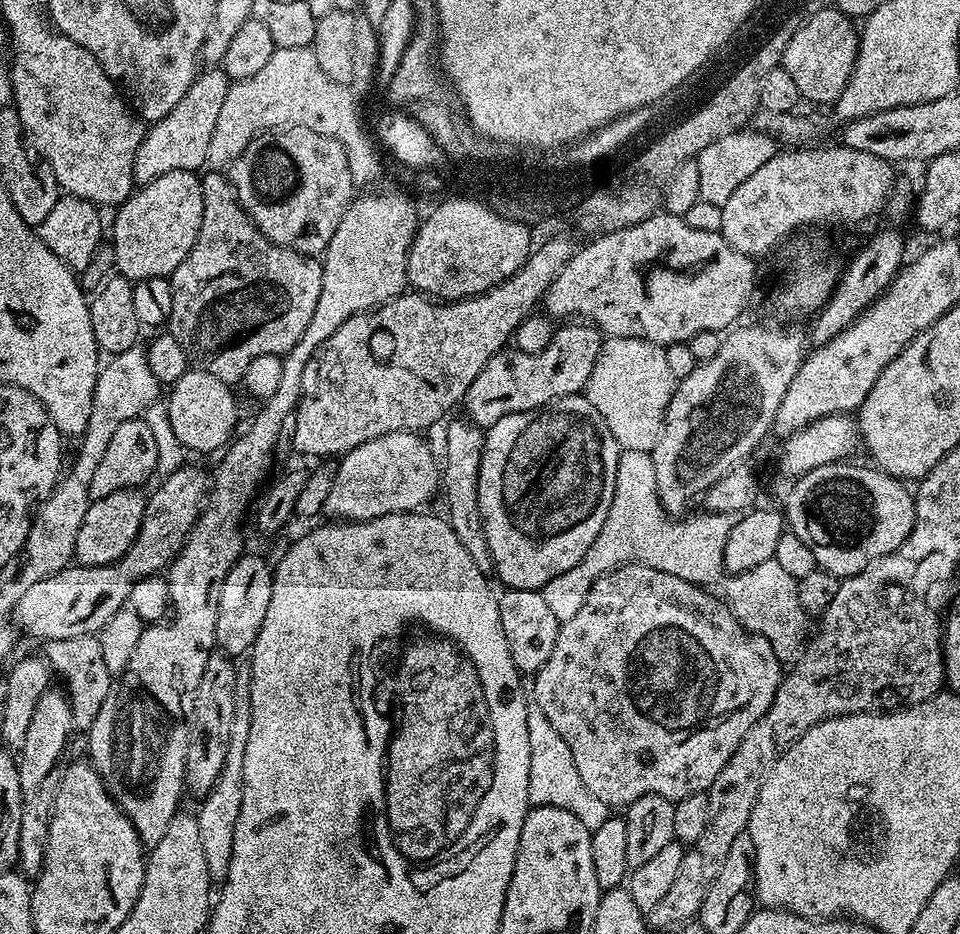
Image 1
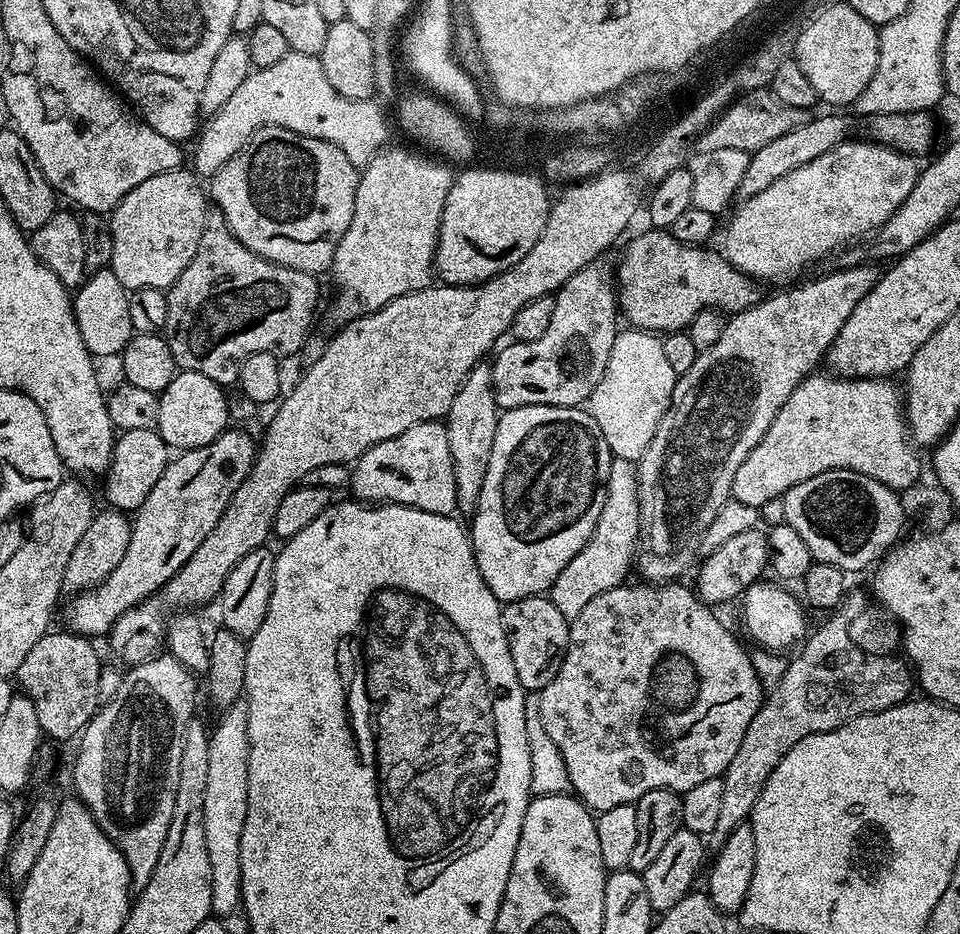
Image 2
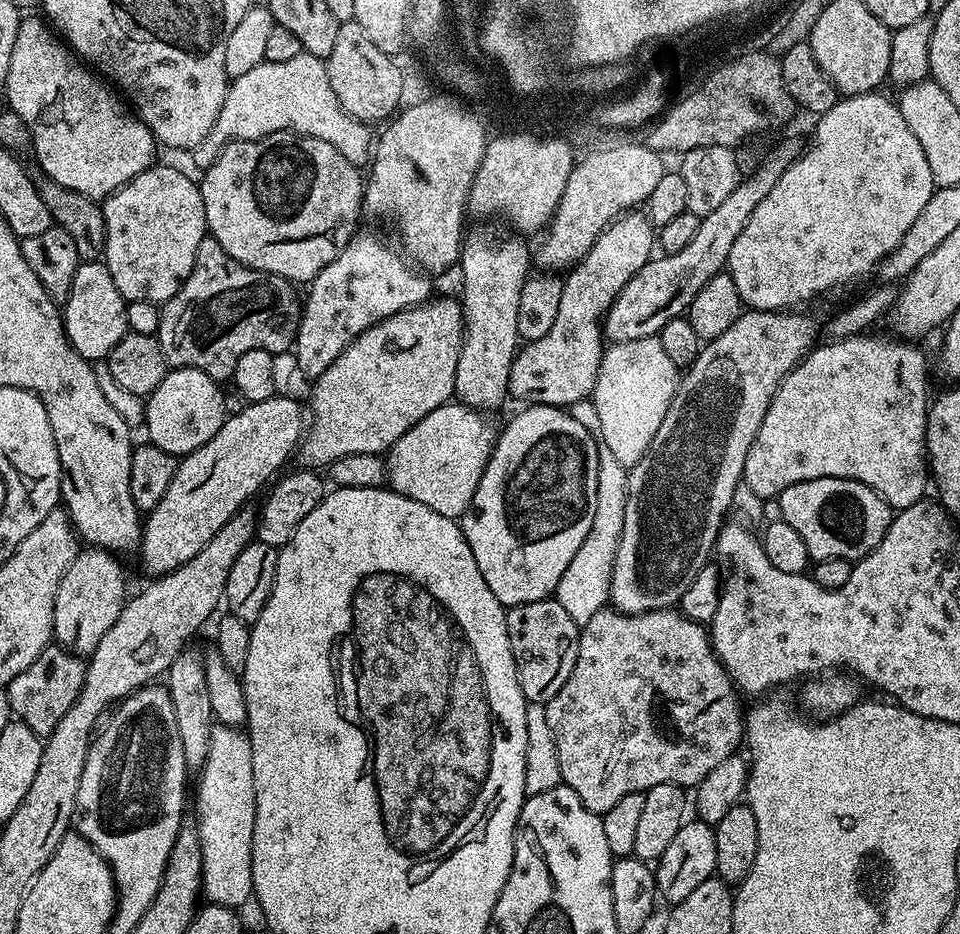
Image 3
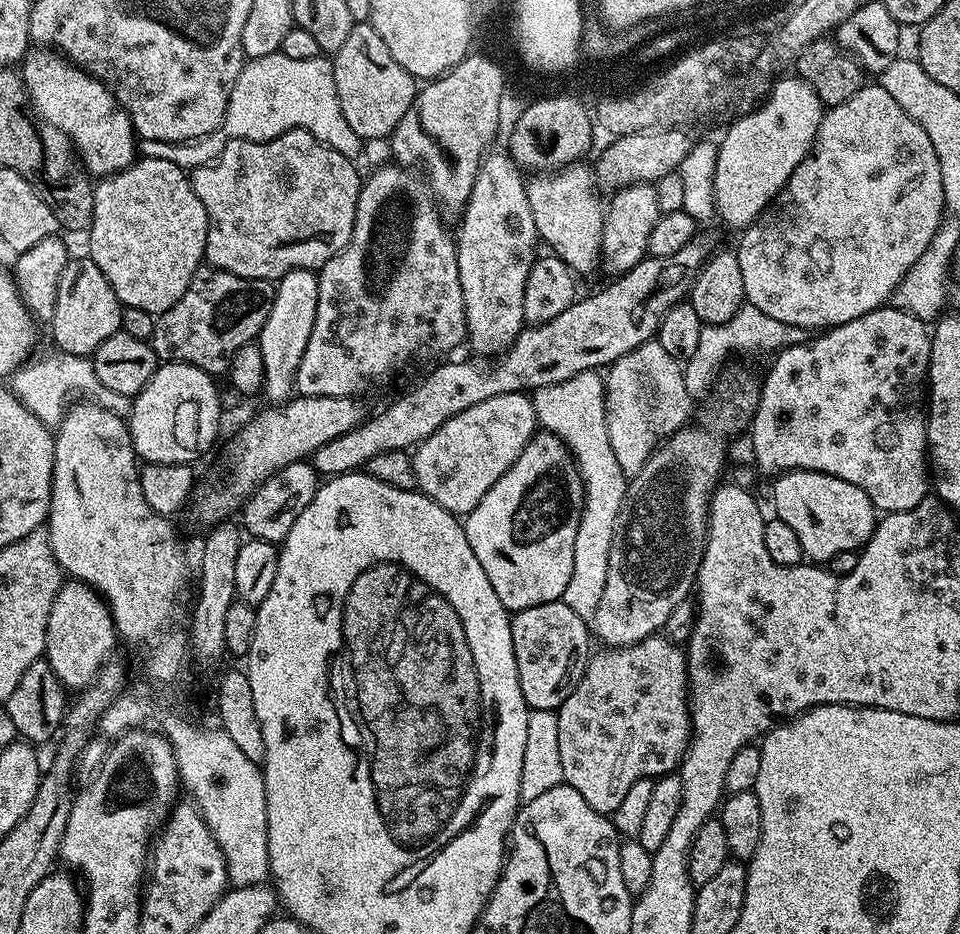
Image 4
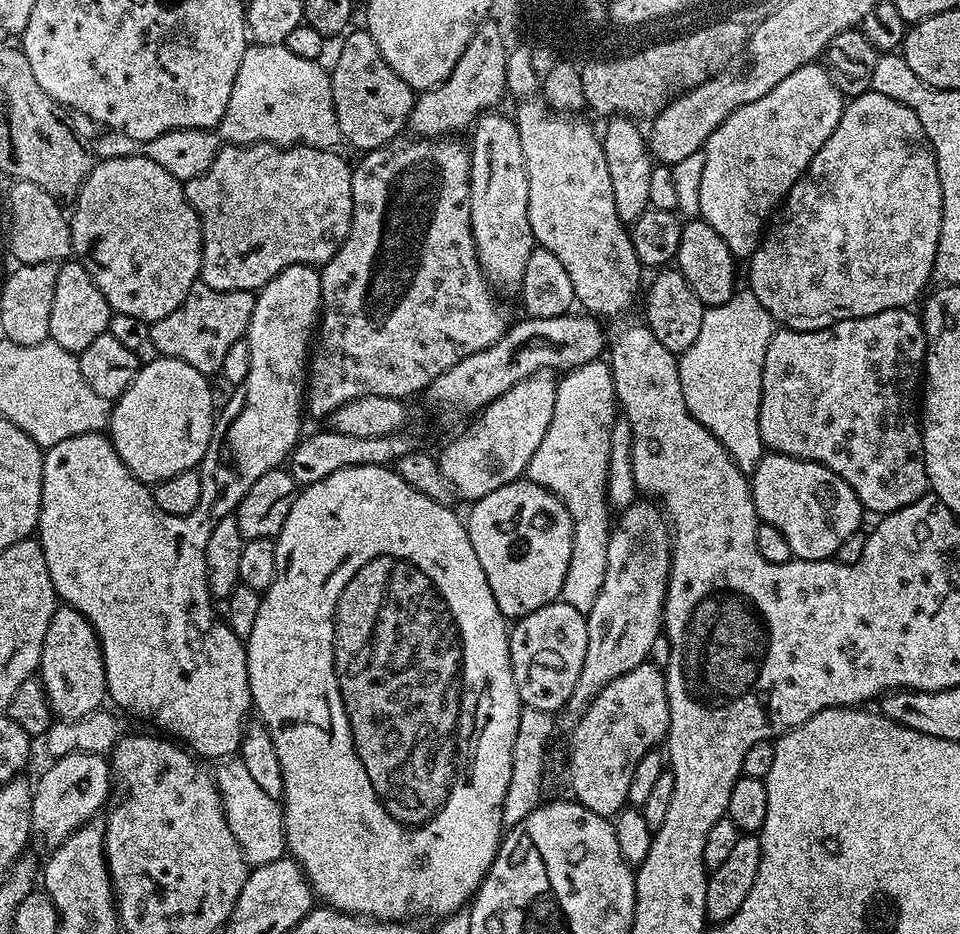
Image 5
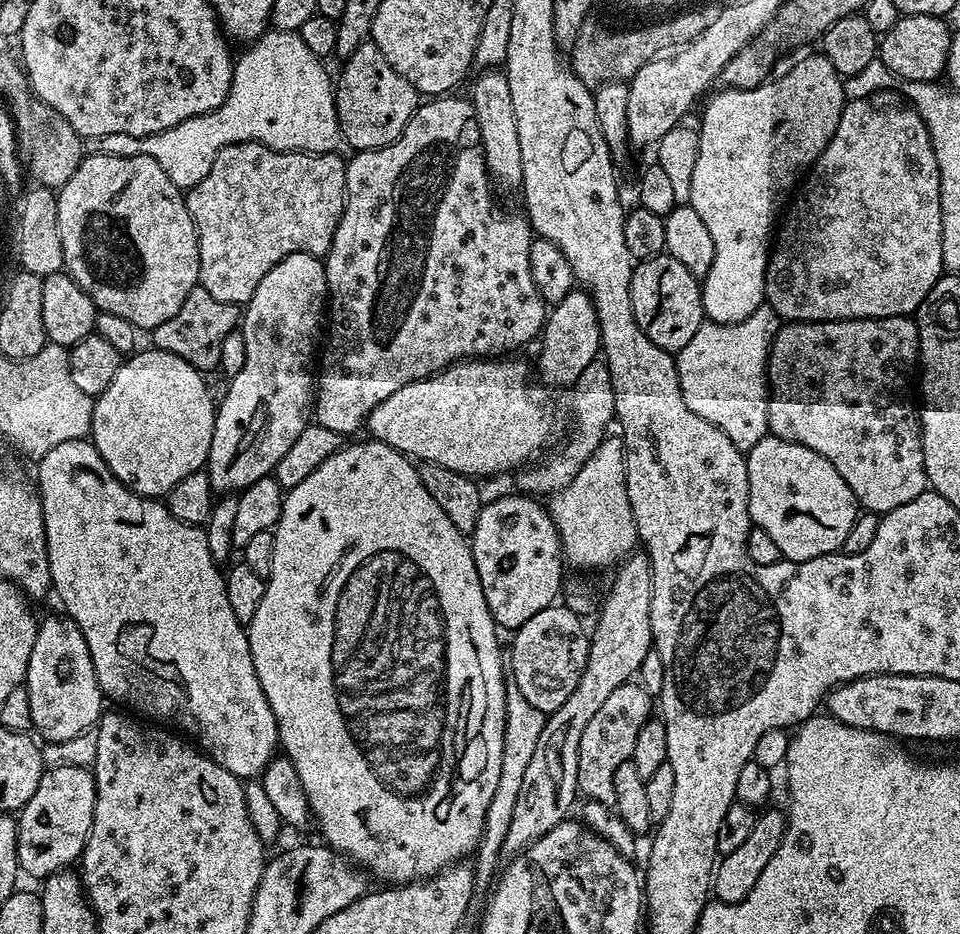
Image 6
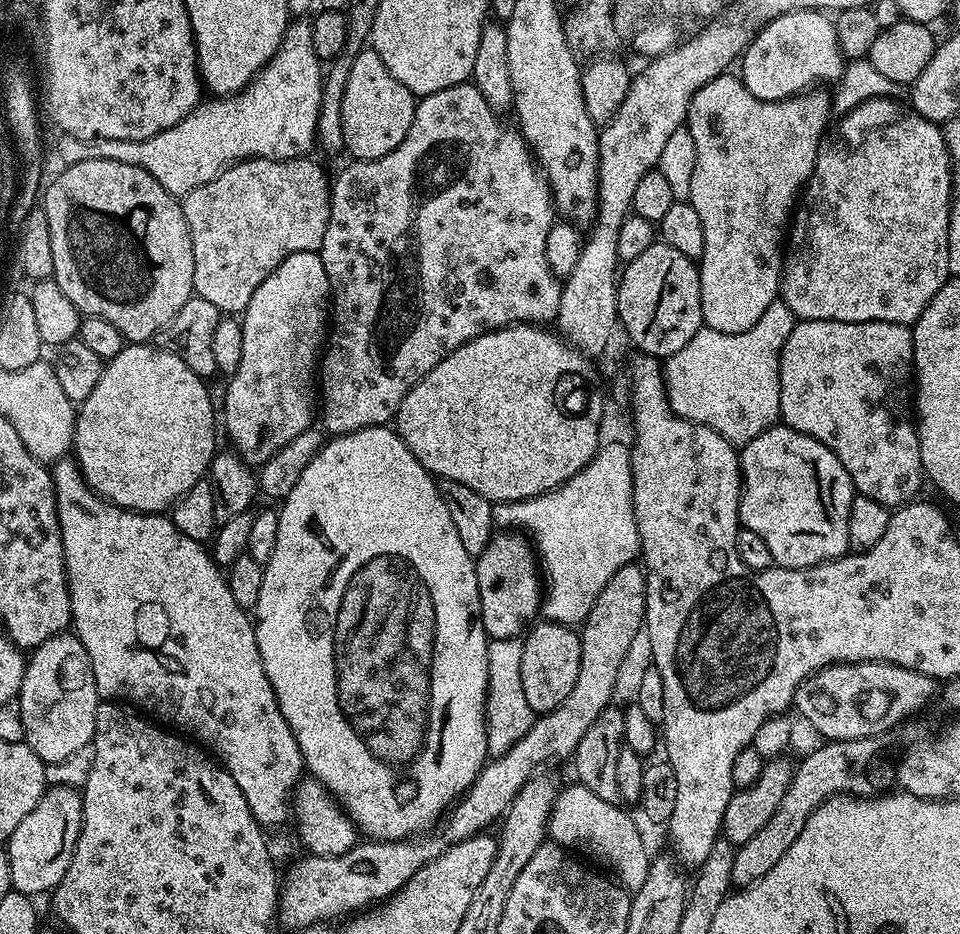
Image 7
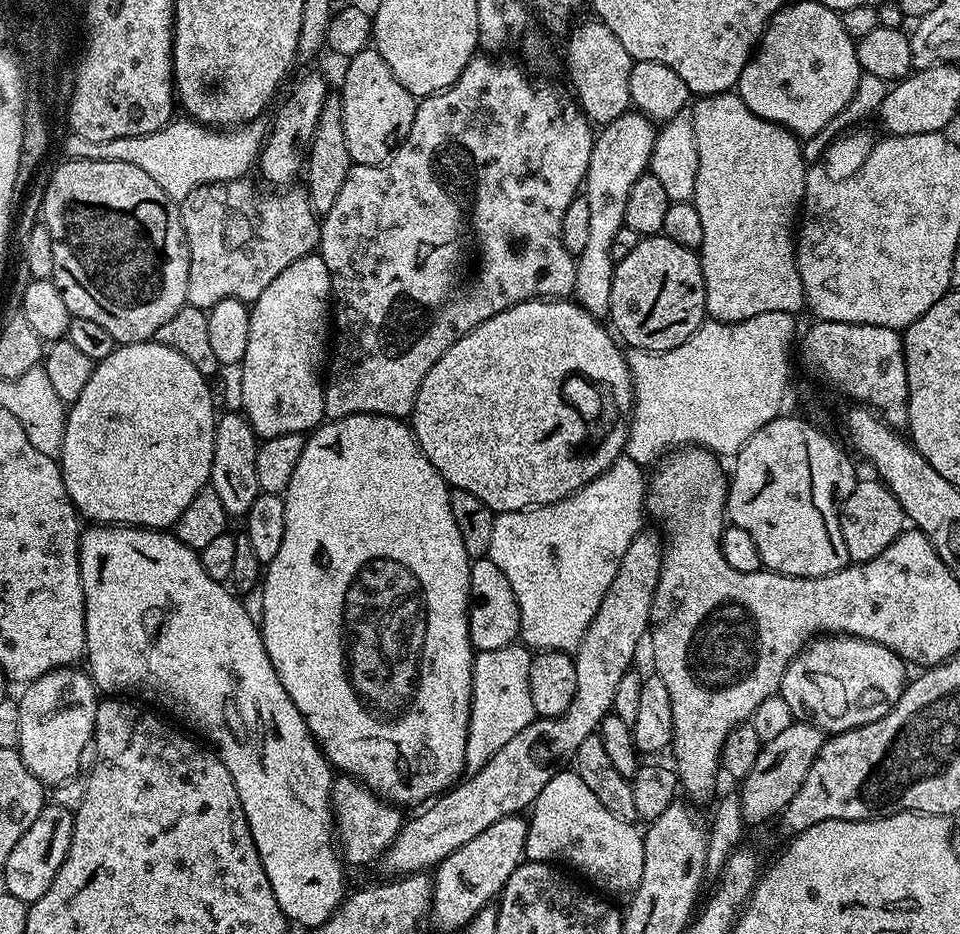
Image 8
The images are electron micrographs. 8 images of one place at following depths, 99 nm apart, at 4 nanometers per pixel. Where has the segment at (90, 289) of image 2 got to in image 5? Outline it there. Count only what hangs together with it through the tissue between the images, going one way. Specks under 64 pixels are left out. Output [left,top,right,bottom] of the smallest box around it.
[50,258,113,354]

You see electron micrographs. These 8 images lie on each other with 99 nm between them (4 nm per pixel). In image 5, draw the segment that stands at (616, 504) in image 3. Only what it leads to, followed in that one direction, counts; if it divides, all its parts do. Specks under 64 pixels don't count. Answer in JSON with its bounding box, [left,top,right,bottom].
[527,359,618,613]

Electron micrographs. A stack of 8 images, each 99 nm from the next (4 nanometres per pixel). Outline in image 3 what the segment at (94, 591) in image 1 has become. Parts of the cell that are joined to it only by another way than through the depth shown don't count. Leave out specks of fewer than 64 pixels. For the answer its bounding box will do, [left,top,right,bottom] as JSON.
[138,394,306,577]

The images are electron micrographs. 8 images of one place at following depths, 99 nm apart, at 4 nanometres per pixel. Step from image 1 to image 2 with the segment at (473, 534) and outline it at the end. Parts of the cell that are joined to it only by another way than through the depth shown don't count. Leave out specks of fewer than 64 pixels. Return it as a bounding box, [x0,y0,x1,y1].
[446,363,501,513]

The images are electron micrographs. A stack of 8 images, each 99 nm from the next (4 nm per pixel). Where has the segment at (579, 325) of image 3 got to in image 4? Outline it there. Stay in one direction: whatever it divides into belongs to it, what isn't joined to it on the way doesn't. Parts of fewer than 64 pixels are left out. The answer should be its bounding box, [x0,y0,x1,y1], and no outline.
[602,183,661,274]

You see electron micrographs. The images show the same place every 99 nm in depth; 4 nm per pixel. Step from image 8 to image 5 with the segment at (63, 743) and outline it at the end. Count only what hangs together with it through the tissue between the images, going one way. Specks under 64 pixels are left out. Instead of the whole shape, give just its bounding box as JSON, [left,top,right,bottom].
[38,606,108,720]

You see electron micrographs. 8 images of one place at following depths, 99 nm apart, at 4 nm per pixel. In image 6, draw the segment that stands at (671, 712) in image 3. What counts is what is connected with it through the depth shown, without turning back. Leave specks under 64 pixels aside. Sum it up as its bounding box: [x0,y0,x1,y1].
[578,682,654,805]

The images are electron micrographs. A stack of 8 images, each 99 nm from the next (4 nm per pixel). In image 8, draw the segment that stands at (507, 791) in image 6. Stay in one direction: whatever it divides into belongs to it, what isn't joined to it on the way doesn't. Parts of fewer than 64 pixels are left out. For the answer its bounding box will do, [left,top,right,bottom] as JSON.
[464,642,537,773]

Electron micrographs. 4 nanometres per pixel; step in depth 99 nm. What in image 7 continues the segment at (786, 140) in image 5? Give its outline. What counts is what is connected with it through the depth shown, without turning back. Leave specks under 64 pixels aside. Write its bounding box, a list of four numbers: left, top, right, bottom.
[686,74,833,334]

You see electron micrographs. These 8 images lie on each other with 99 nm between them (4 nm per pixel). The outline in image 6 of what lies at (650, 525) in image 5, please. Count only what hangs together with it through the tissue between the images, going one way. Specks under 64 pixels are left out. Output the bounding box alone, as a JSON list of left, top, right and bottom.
[503,551,654,858]

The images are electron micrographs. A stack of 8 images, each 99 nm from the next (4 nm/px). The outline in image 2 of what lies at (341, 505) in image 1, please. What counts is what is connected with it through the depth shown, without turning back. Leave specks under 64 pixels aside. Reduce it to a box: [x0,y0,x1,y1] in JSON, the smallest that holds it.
[350,420,457,516]

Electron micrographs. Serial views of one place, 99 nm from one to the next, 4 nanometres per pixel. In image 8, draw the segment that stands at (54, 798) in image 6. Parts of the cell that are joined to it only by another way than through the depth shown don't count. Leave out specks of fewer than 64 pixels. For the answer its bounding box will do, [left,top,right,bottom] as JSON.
[2,802,74,905]

